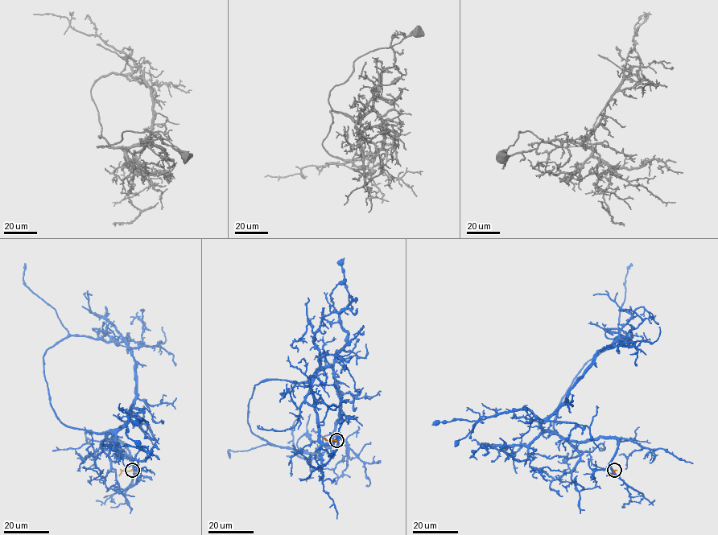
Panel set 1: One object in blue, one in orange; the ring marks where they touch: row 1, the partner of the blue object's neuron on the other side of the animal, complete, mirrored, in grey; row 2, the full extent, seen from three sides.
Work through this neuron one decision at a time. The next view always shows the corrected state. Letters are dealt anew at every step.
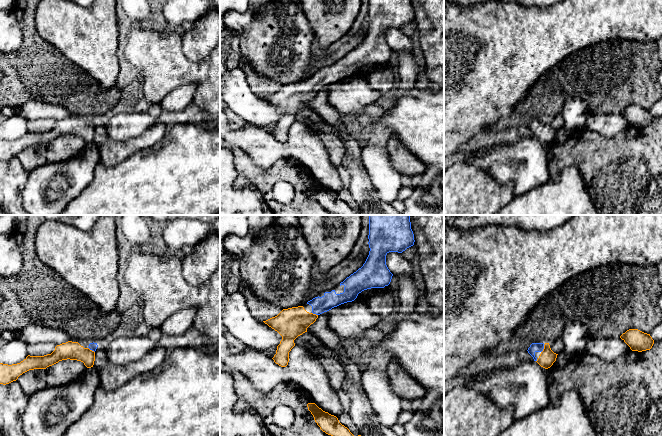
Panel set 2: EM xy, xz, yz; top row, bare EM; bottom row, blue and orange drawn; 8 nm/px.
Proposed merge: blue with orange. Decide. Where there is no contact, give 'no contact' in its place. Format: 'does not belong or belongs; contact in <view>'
belongs; contact in yz

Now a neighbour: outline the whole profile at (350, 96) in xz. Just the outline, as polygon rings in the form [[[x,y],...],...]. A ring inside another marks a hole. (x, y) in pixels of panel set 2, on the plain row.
[[[352,77],[341,80],[328,87],[328,103],[342,115],[359,115],[363,109],[374,104],[381,94],[372,89],[368,82],[359,77]]]

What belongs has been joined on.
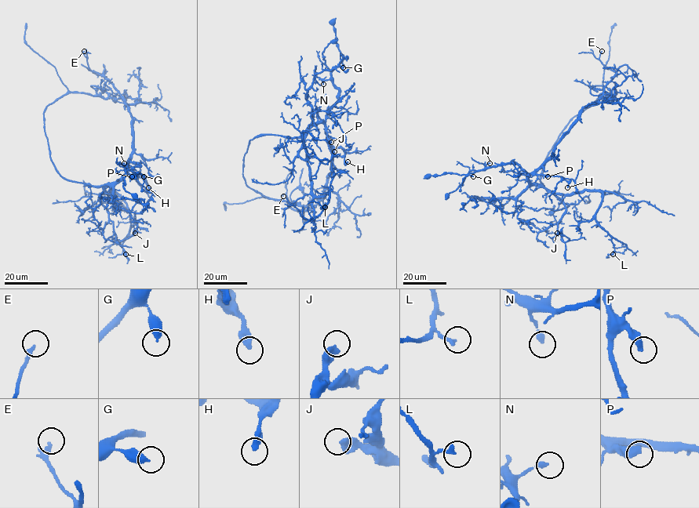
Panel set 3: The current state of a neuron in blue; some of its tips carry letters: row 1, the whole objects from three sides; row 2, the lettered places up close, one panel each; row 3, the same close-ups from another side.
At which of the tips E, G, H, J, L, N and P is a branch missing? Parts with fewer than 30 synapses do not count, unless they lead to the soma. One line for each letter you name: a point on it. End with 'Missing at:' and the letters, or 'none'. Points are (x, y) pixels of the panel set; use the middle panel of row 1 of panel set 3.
Missing at: none

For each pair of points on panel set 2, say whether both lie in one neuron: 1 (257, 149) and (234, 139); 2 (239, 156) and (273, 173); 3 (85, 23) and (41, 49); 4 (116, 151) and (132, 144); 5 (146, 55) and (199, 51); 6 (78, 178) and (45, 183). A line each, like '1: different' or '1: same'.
1: same
2: same
3: different
4: same
5: different
6: same

